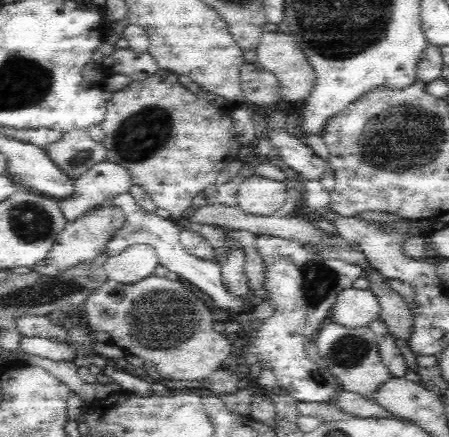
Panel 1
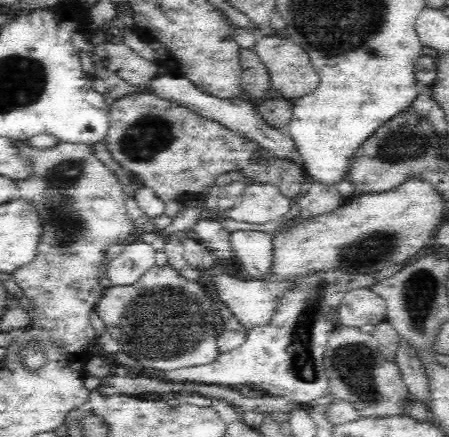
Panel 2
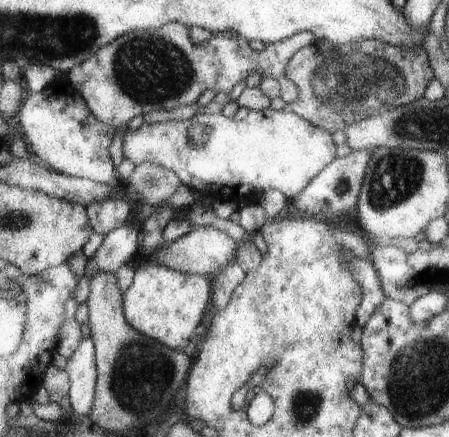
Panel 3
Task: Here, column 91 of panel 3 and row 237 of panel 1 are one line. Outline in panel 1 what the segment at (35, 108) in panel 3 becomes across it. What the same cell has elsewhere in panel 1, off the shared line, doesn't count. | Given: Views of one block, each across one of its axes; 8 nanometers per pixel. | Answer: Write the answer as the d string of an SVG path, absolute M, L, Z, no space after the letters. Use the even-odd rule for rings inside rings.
M124 192L124 194L116 194L112 196L108 202L104 202L104 206L108 208L120 208L126 216L126 224L124 228L116 230L114 236L108 240L106 248L104 248L104 254L110 258L110 256L116 256L120 252L124 252L126 248L130 246L136 246L136 244L148 244L156 250L156 258L158 262L170 270L170 276L176 278L176 280L188 280L190 284L194 284L196 288L200 288L204 294L208 294L214 302L216 302L216 308L222 308L222 310L230 310L232 312L232 318L236 318L238 314L244 314L244 312L250 312L254 306L256 306L256 298L254 294L248 294L246 298L242 300L232 300L228 296L228 290L224 288L222 284L222 266L214 260L198 260L196 256L188 254L180 242L180 228L176 222L172 220L164 220L164 218L158 218L156 214L152 212L144 212L136 202L134 202L134 196L130 192Z

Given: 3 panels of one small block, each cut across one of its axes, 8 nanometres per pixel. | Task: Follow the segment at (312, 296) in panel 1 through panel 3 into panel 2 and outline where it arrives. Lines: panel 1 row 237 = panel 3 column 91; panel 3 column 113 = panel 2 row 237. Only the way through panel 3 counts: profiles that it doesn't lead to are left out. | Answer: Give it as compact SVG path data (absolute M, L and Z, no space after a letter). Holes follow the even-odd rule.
M232 232L232 246L238 254L238 262L244 272L258 282L266 284L282 284L282 280L296 278L274 278L274 258L278 256L274 250L274 238L268 232Z

